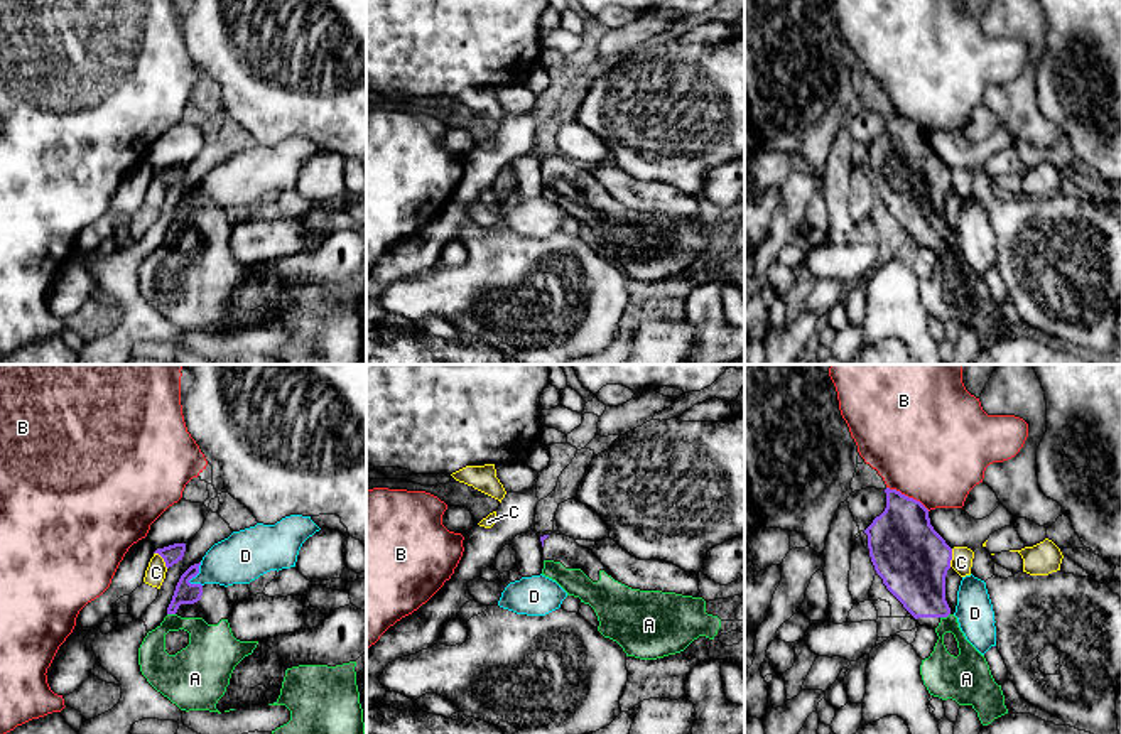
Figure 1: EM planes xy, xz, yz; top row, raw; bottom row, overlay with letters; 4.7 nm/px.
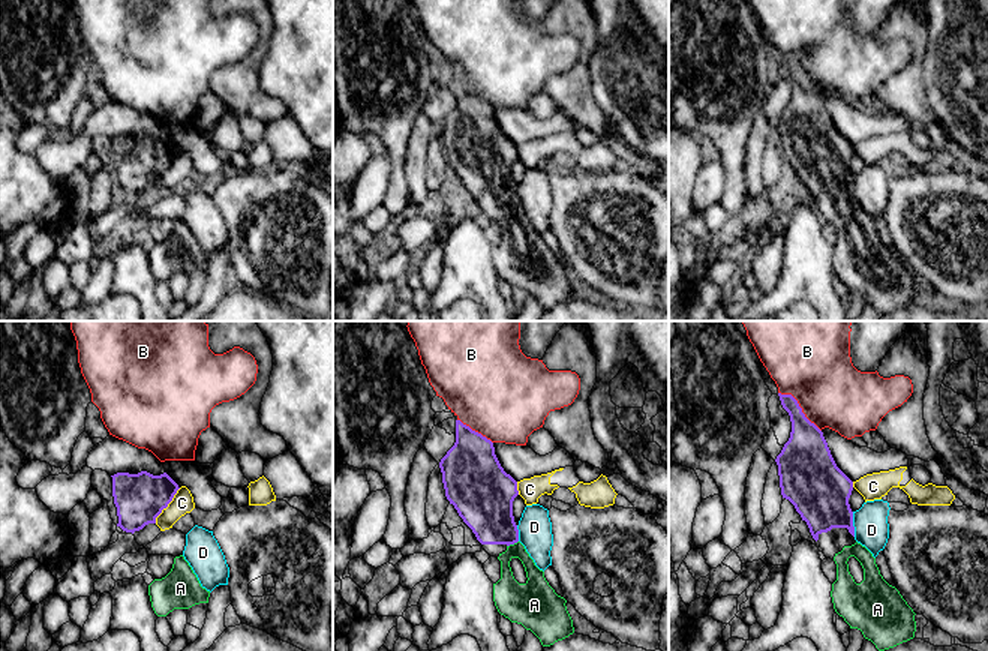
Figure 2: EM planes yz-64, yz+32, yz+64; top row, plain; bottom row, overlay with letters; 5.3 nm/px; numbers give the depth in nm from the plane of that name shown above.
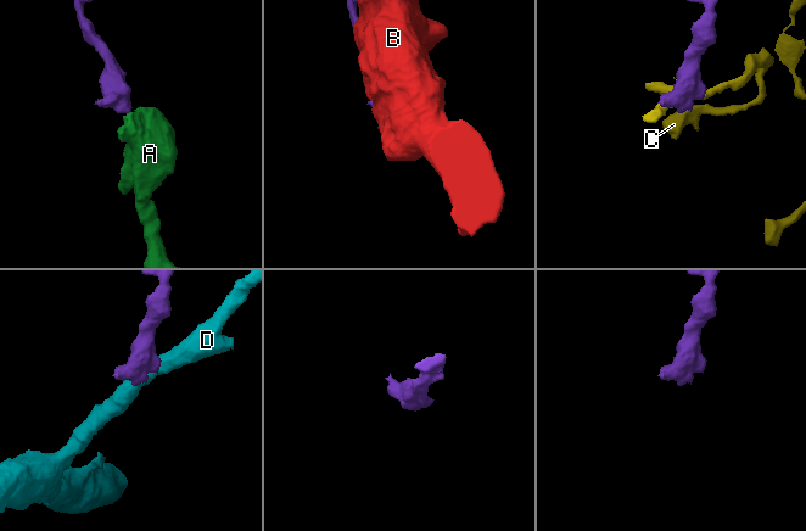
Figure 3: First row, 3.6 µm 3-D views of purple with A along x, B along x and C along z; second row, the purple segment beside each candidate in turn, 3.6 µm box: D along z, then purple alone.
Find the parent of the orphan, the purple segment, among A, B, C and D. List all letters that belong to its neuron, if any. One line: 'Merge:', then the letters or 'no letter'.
Merge: A

